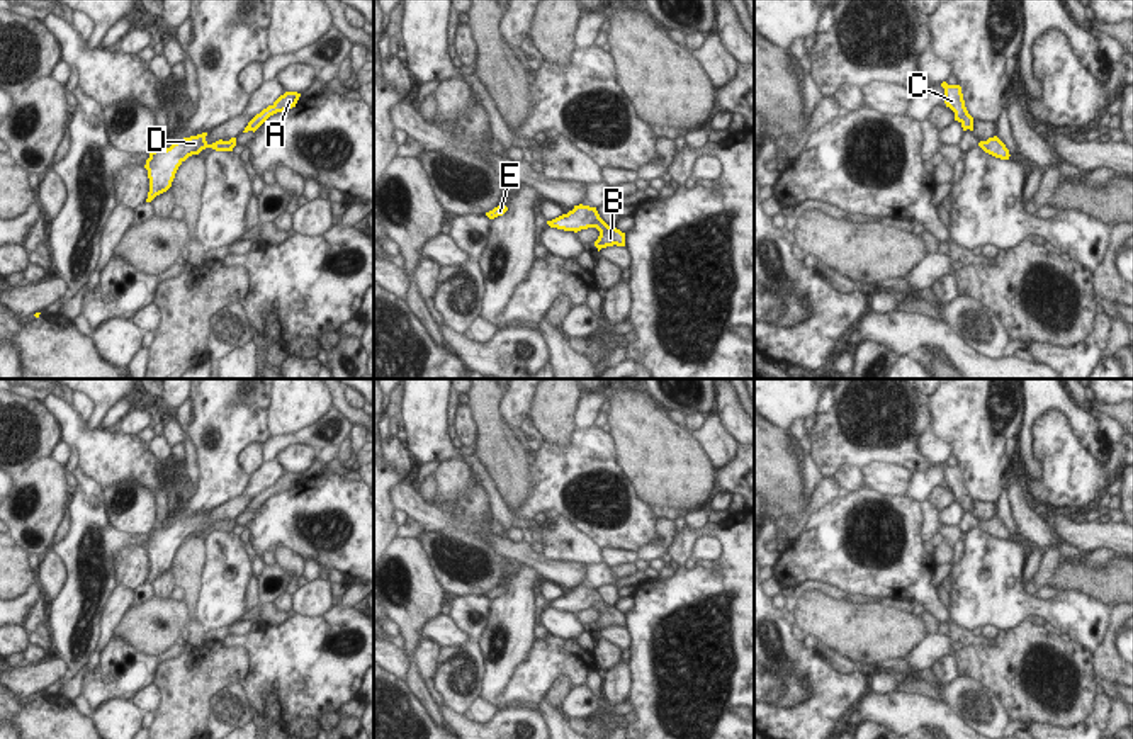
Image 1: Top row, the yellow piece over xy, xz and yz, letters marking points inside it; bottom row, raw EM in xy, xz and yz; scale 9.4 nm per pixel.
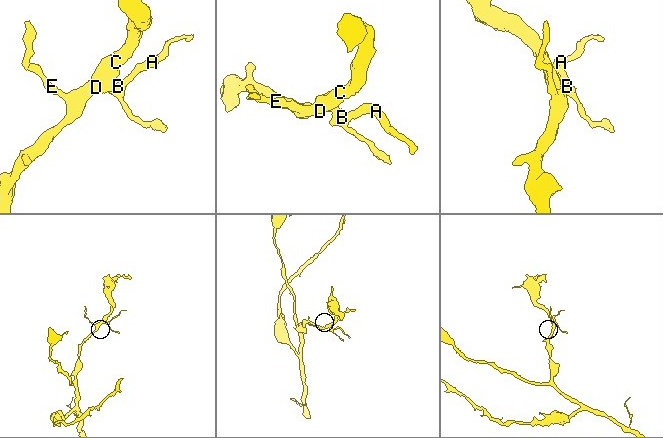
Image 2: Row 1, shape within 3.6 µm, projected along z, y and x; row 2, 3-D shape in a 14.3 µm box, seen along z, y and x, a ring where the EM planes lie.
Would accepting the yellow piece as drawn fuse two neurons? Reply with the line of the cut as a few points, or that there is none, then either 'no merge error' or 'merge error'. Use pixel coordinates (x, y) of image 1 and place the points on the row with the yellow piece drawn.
cut none; no merge error

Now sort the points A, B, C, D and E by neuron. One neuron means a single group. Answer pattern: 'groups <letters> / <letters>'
groups A B C D E

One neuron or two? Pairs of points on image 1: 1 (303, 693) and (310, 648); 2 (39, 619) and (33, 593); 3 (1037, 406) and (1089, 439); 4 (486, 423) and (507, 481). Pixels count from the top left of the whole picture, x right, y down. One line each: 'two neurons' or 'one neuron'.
1: one neuron
2: two neurons
3: one neuron
4: one neuron

